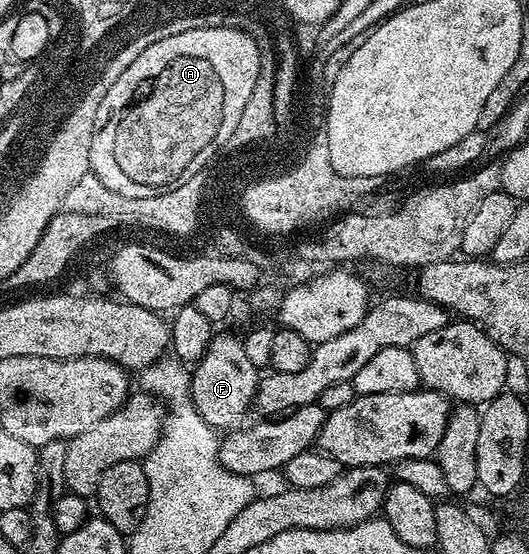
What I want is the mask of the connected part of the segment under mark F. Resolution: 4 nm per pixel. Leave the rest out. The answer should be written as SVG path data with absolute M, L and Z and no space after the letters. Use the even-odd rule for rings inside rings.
M214 333L209 350L195 363L191 370L189 379L189 395L203 420L218 432L228 432L239 430L246 425L245 413L251 410L257 397L257 387L259 385L259 368L251 364L247 357L247 352L243 352L243 341L240 337L236 338L233 334Z

